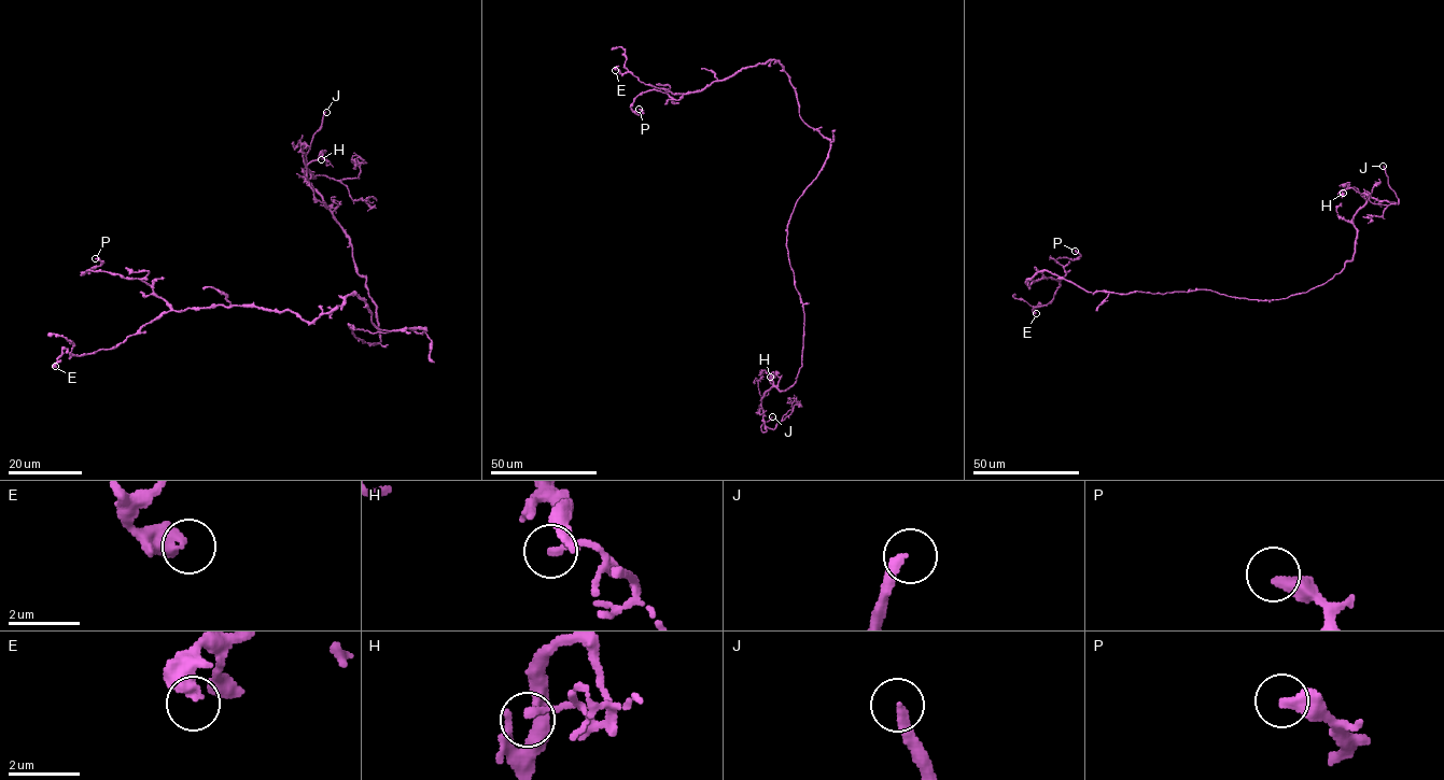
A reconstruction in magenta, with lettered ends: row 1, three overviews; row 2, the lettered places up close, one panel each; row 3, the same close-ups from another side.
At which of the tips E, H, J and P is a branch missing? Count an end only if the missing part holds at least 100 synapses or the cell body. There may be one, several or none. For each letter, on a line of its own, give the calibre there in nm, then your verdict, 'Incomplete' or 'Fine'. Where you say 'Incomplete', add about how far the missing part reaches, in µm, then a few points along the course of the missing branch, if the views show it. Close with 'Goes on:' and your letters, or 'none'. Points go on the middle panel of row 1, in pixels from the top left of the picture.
E: Thickness 440 nm. Fine
H: Thickness 170 nm. Fine
J: Thickness 240 nm. Incomplete. Missing length about 9 µm. Course of what is missing: (772, 416), (785, 412)
P: Thickness 440 nm. Fine
Goes on: J

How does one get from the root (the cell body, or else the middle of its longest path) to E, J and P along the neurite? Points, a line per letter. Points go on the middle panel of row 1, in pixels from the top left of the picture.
E: (803, 190), (821, 169), (830, 141), (801, 118), (789, 76), (777, 61), (743, 67), (683, 94), (615, 70)
J: (803, 190), (786, 237), (804, 315), (802, 366), (791, 386), (771, 386), (761, 398), (762, 431), (772, 416)
P: (803, 190), (830, 141), (801, 118), (774, 60), (678, 99), (642, 91), (631, 107), (639, 109)

